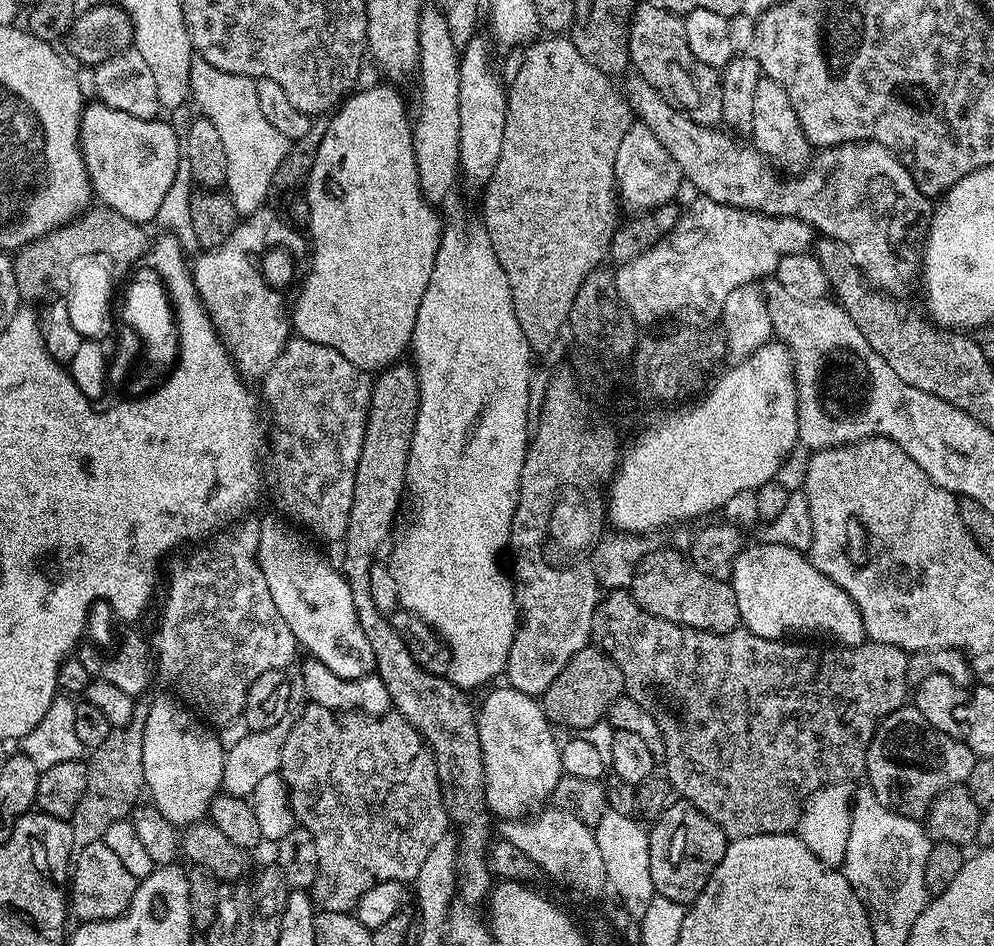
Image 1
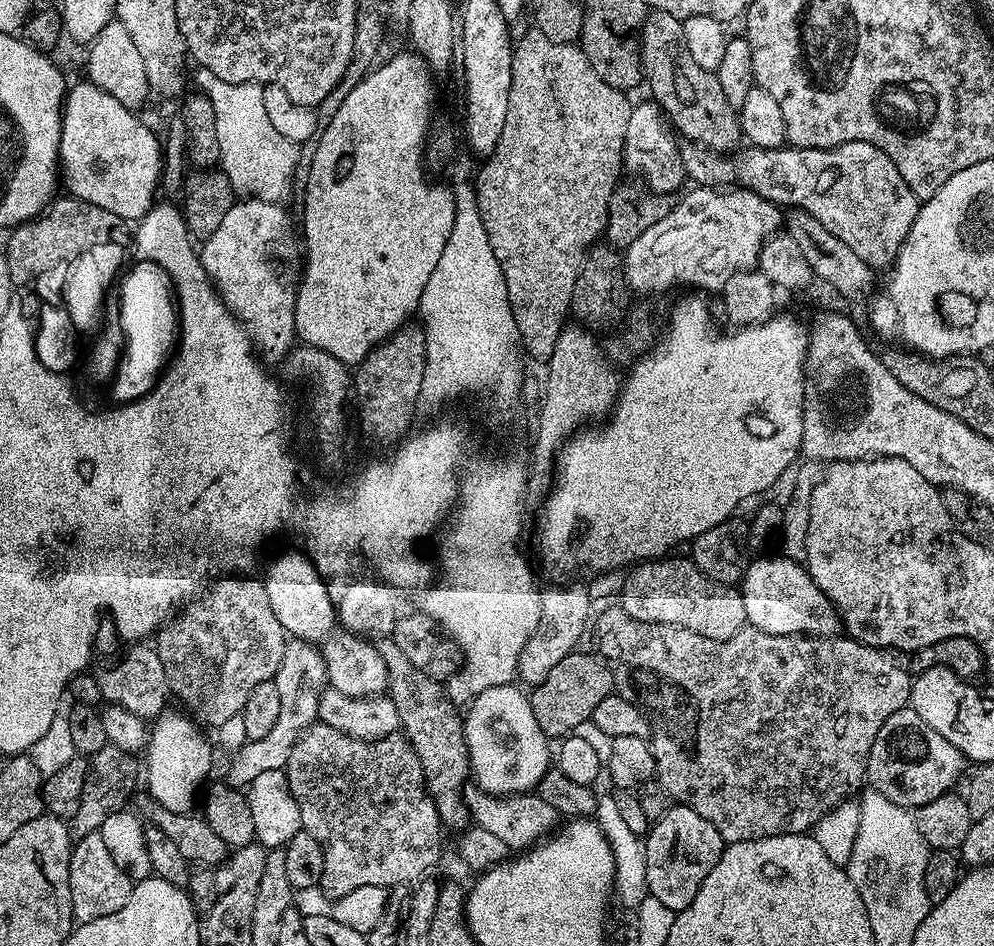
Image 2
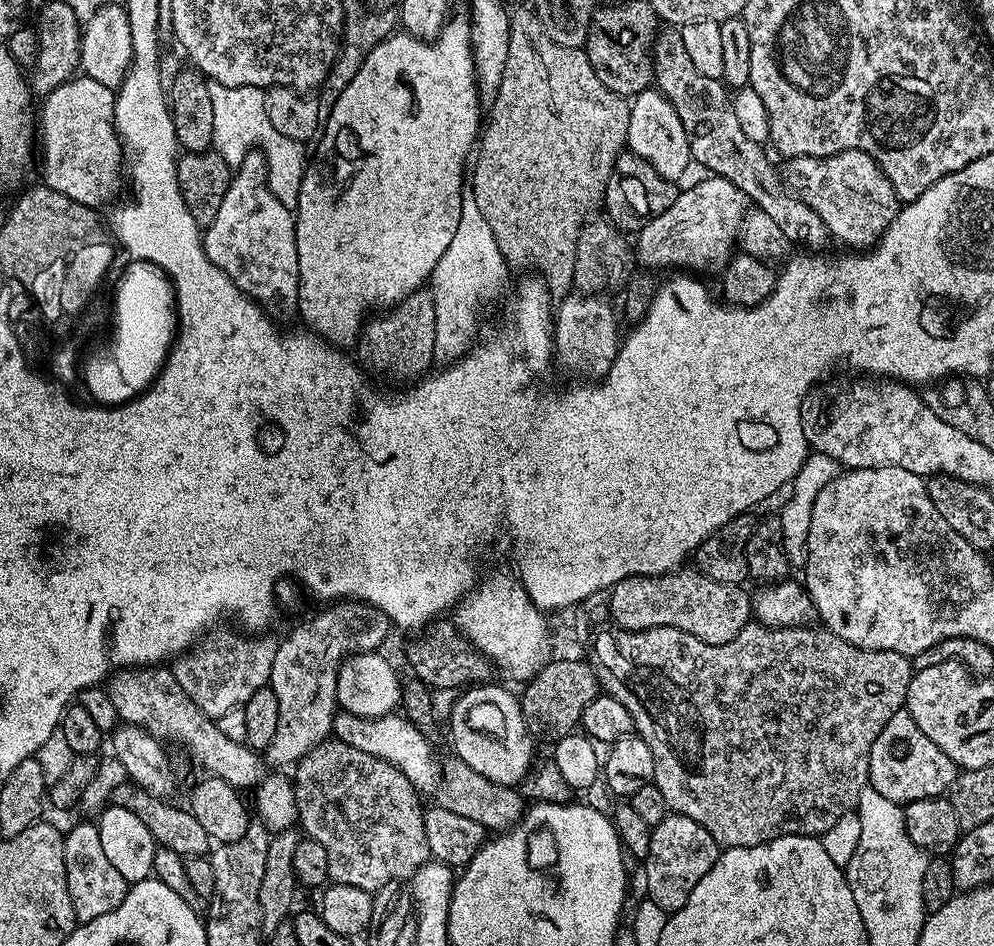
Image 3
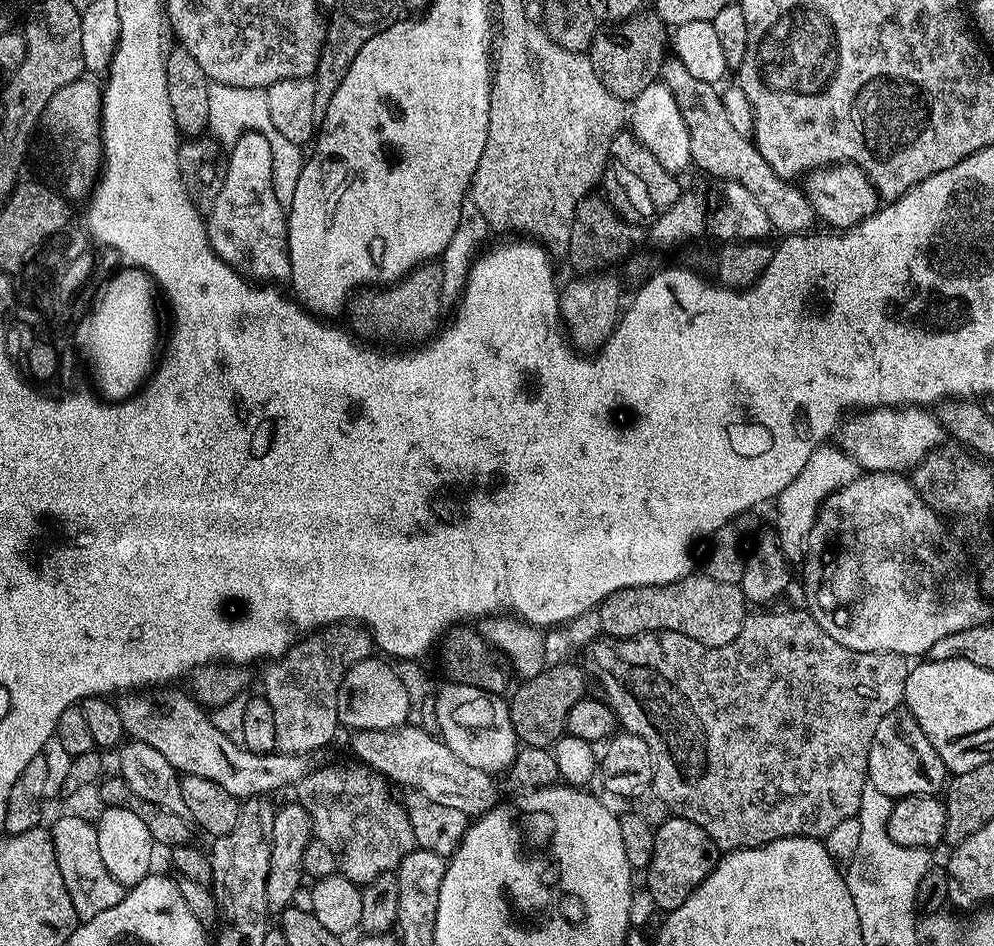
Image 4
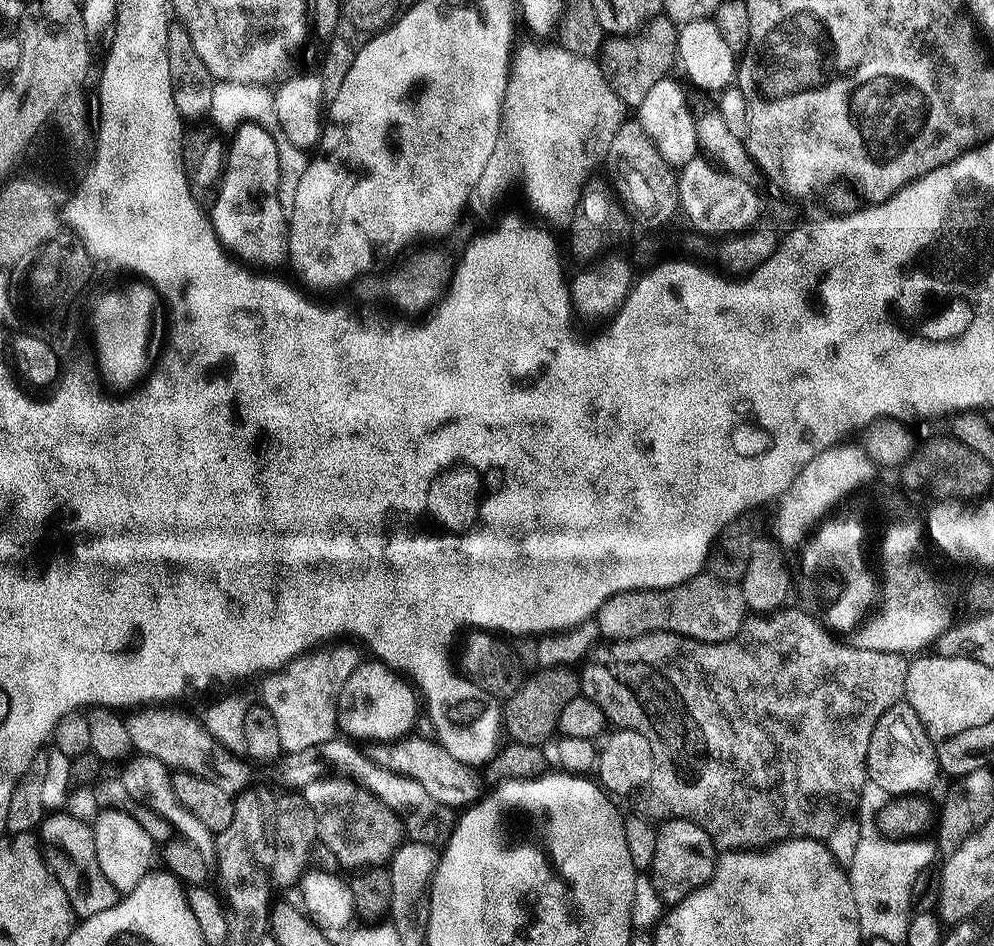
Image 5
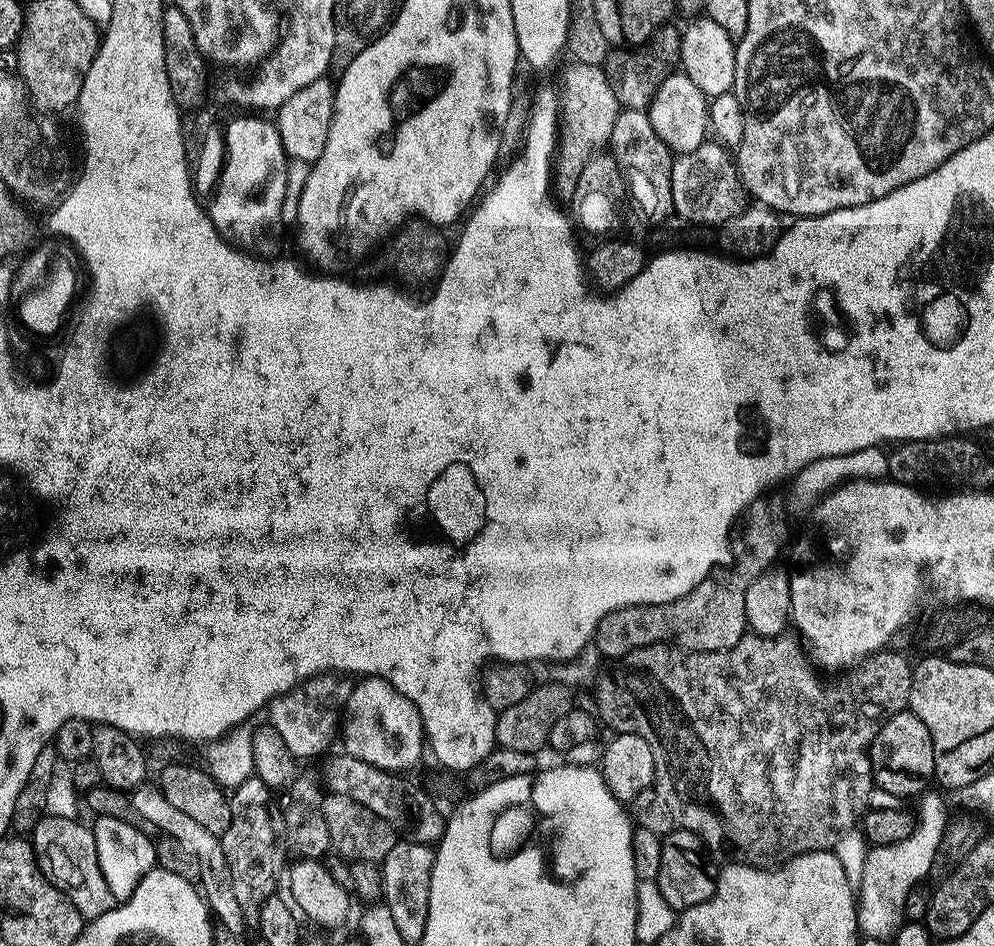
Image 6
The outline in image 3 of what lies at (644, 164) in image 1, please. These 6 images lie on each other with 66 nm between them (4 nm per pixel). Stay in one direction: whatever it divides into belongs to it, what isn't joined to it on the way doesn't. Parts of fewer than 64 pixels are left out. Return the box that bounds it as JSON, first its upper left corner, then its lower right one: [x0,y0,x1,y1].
[627,86,693,181]

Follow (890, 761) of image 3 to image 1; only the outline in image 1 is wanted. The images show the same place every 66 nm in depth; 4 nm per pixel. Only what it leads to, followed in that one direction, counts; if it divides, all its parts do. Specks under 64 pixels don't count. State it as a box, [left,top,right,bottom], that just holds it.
[866,706,977,818]

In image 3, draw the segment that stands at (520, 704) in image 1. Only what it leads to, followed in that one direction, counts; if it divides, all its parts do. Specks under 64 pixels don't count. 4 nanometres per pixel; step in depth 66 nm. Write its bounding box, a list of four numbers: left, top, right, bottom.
[452,686,534,786]

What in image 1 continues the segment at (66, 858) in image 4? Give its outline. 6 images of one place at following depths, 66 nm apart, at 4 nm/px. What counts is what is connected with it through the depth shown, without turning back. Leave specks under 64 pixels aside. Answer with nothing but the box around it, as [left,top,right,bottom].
[70,840,138,922]

